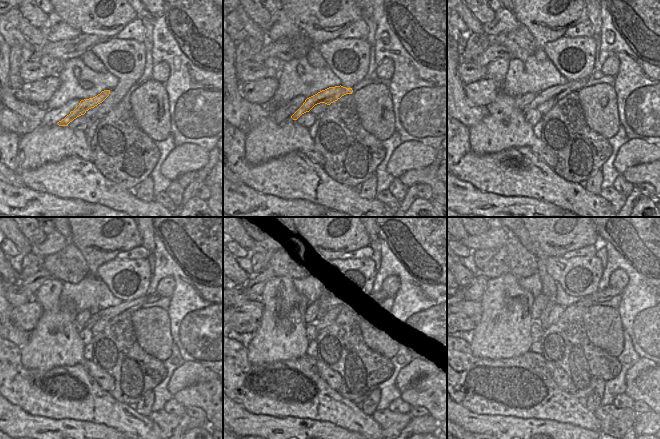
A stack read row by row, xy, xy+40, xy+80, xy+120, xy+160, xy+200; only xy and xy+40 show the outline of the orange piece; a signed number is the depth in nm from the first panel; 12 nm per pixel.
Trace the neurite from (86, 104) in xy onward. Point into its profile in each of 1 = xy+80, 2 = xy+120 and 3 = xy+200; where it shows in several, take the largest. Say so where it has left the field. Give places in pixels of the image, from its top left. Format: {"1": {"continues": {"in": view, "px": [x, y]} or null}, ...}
{"1": {"continues": {"in": "xy+80", "px": [558, 92]}}, "2": {"continues": {"in": "xy+120", "px": [130, 306]}}, "3": {"continues": {"in": "xy+200", "px": [609, 291]}}}

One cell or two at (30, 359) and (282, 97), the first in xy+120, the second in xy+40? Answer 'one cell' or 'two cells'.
two cells

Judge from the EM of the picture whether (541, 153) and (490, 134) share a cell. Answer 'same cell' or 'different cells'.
same cell

